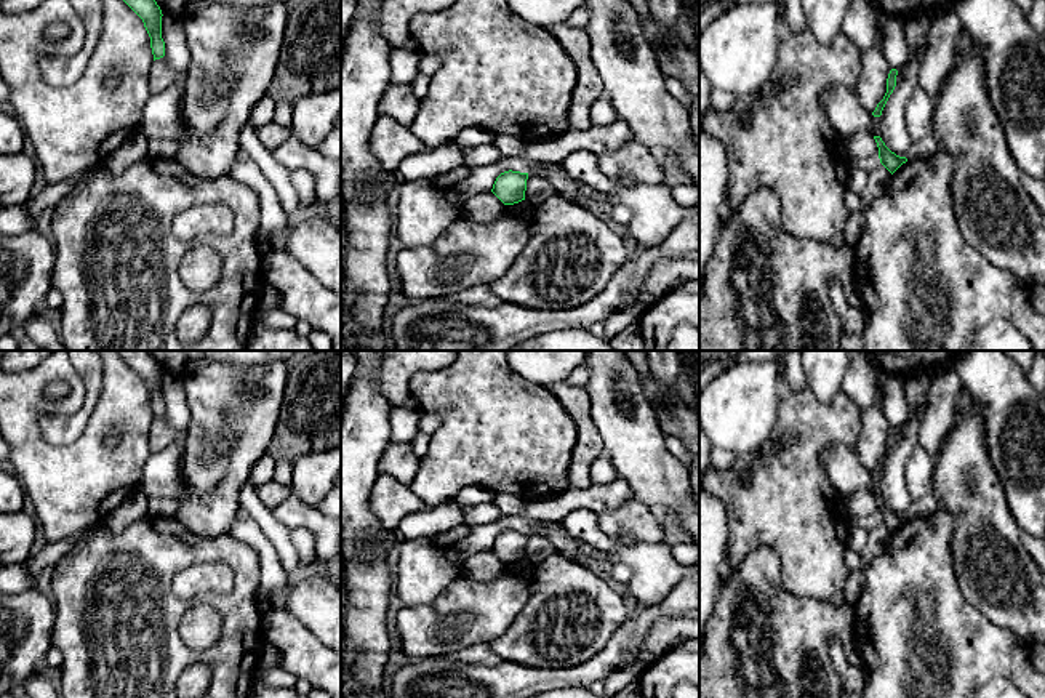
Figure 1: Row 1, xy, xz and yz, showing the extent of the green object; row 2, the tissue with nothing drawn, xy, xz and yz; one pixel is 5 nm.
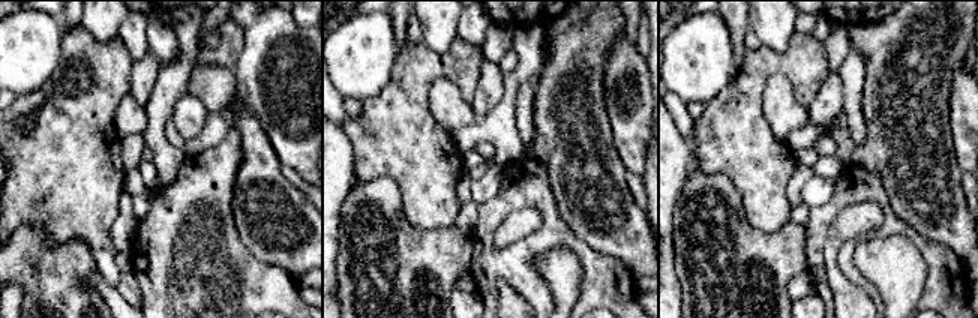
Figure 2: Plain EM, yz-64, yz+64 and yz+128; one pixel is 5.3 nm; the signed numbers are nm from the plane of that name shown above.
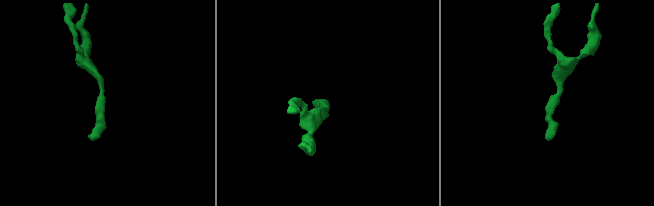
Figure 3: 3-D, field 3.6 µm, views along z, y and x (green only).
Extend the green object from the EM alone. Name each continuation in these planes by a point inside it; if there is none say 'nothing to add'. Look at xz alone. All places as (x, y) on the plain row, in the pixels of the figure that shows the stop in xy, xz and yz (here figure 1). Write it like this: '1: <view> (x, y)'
nothing to add

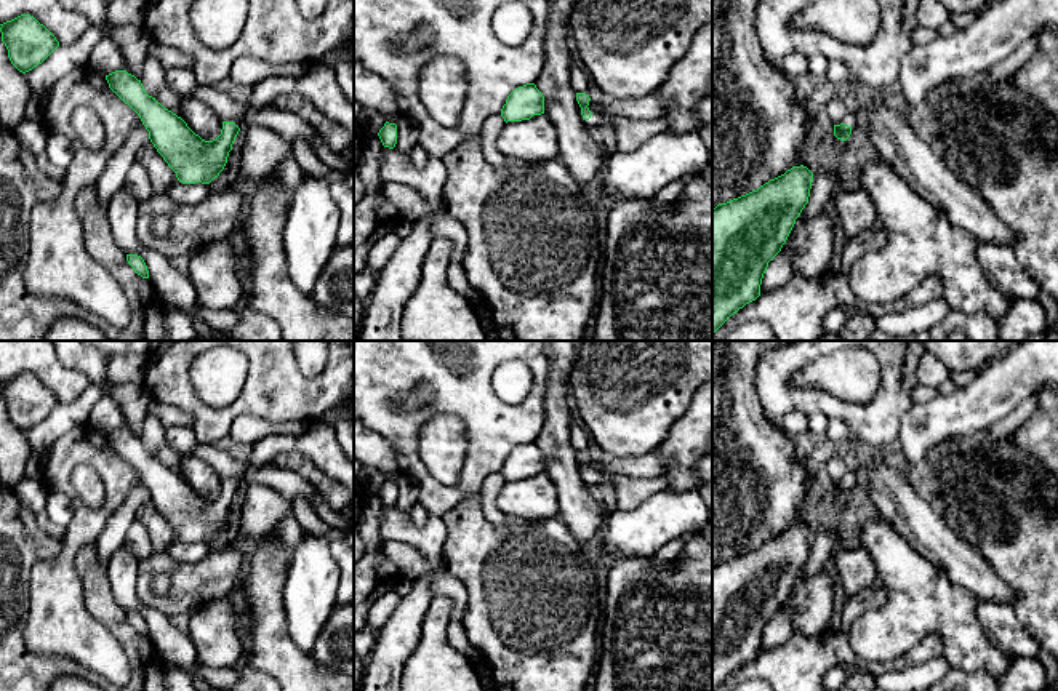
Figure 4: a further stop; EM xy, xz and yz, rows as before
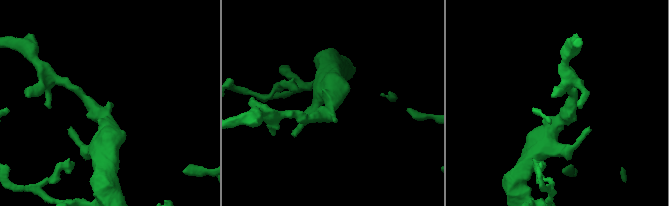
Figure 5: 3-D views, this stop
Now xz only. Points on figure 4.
1: xz (597, 479)

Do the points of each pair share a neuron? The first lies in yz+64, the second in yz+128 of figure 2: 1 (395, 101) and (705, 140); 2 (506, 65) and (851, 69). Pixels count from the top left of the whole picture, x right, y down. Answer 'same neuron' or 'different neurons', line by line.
1: same neuron
2: same neuron

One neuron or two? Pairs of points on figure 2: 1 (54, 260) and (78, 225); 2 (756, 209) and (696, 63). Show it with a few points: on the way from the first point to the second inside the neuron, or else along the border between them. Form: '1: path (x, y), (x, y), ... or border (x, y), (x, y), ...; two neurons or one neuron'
1: border (35, 227), (50, 246), (86, 239), (95, 248); two neurons
2: border (734, 72), (729, 83), (704, 105); two neurons

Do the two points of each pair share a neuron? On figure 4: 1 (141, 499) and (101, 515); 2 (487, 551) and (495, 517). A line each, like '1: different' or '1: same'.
1: different
2: different

